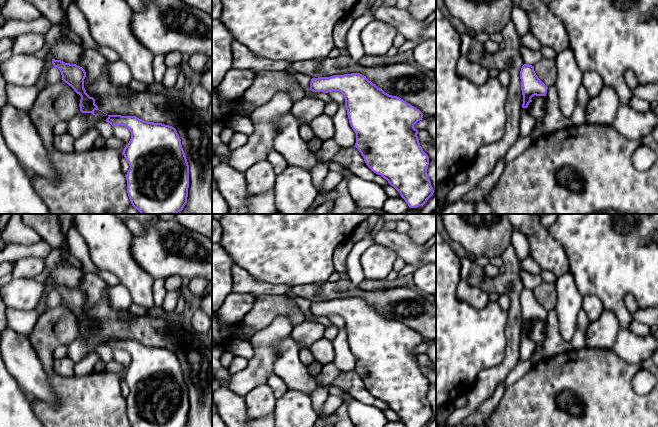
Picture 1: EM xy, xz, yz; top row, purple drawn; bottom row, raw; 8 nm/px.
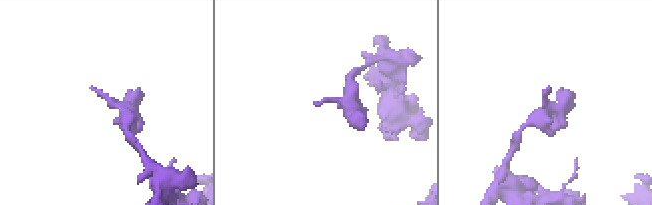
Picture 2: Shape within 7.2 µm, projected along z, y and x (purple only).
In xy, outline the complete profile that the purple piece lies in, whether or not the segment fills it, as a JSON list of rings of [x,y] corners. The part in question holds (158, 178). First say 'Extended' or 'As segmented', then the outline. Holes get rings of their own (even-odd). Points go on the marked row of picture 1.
As segmented. [[[108,115],[106,122],[113,127],[125,126],[131,132],[131,139],[122,154],[130,166],[125,177],[132,206],[141,214],[177,214],[182,211],[188,197],[189,165],[176,129],[136,116]]]

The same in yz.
As segmented. [[[524,64],[520,71],[521,90],[523,95],[523,108],[527,108],[532,102],[533,96],[546,96],[548,87],[538,78],[534,67]]]

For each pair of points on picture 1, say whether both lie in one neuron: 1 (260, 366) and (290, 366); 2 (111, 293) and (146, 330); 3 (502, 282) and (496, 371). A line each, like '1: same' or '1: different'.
1: different
2: different
3: same

